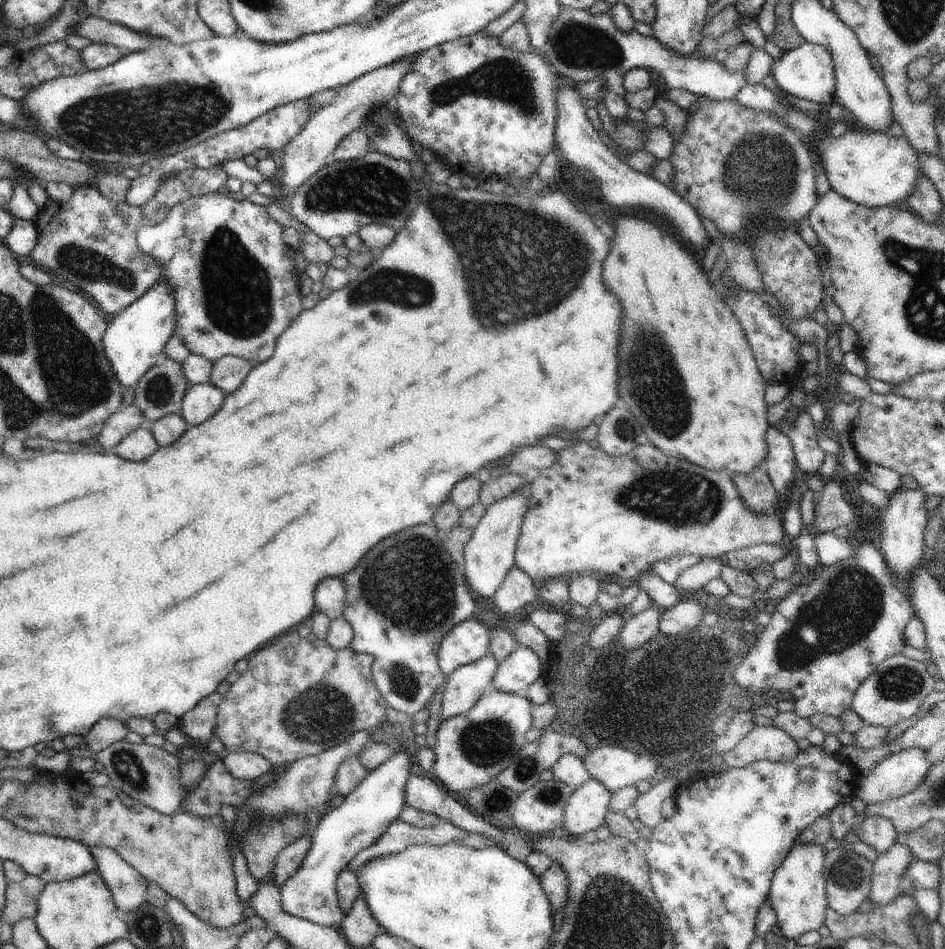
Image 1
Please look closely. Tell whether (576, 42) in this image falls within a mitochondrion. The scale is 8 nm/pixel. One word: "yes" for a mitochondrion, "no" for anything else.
yes

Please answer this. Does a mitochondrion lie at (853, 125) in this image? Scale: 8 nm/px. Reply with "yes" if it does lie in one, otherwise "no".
no

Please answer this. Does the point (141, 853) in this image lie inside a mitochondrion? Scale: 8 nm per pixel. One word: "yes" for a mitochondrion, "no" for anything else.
no

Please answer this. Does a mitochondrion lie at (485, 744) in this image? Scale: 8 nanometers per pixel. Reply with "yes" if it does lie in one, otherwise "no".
yes

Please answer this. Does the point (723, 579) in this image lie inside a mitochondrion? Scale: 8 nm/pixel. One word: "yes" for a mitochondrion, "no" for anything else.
no

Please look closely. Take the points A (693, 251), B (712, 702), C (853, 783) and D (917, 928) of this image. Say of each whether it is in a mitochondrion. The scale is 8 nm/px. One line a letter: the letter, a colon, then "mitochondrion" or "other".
A: other
B: mitochondrion
C: other
D: other

